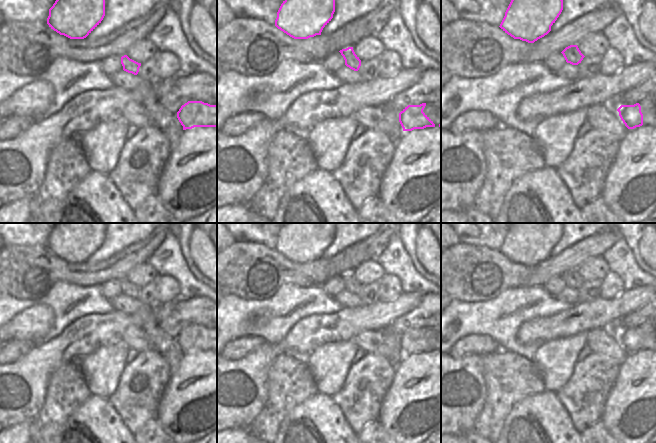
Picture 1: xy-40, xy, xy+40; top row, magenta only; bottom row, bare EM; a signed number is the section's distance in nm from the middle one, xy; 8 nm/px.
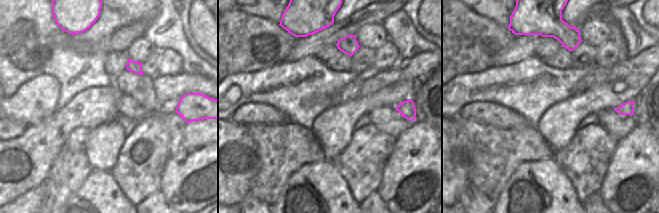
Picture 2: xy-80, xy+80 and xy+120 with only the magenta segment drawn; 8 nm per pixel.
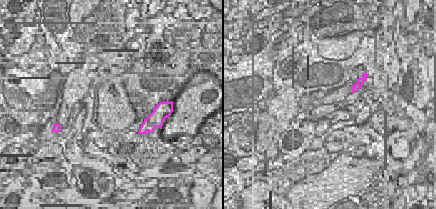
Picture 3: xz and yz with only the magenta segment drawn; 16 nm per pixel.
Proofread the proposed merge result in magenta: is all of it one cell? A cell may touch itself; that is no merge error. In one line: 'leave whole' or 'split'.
leave whole

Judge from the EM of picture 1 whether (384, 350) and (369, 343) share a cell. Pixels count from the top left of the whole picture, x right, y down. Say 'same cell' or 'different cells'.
same cell

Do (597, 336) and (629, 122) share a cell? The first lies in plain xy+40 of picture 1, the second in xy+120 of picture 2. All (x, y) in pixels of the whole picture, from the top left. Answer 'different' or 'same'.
same

